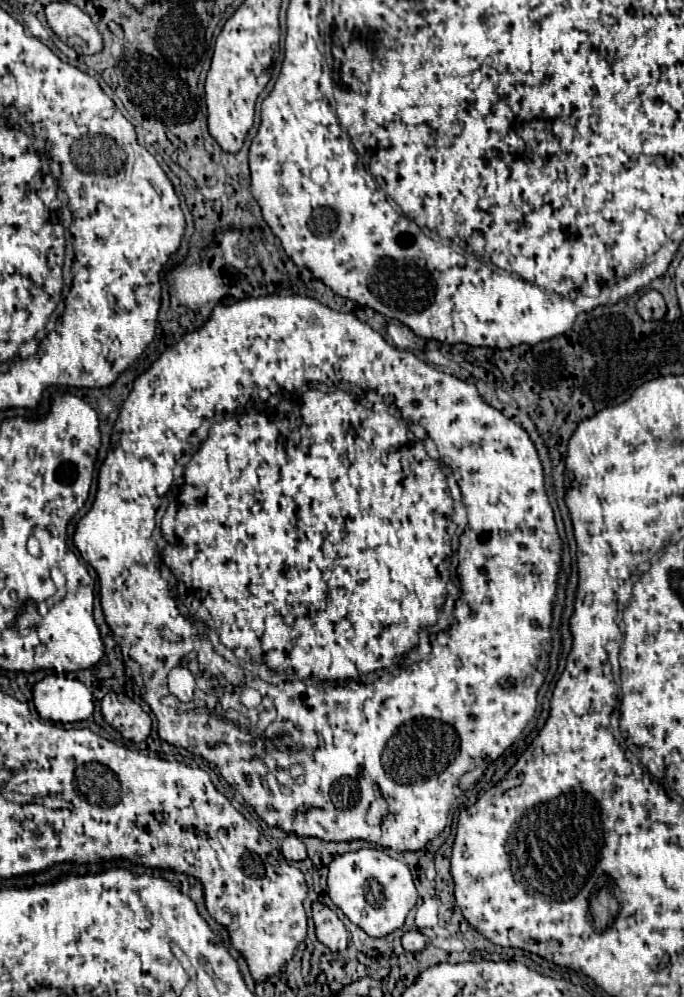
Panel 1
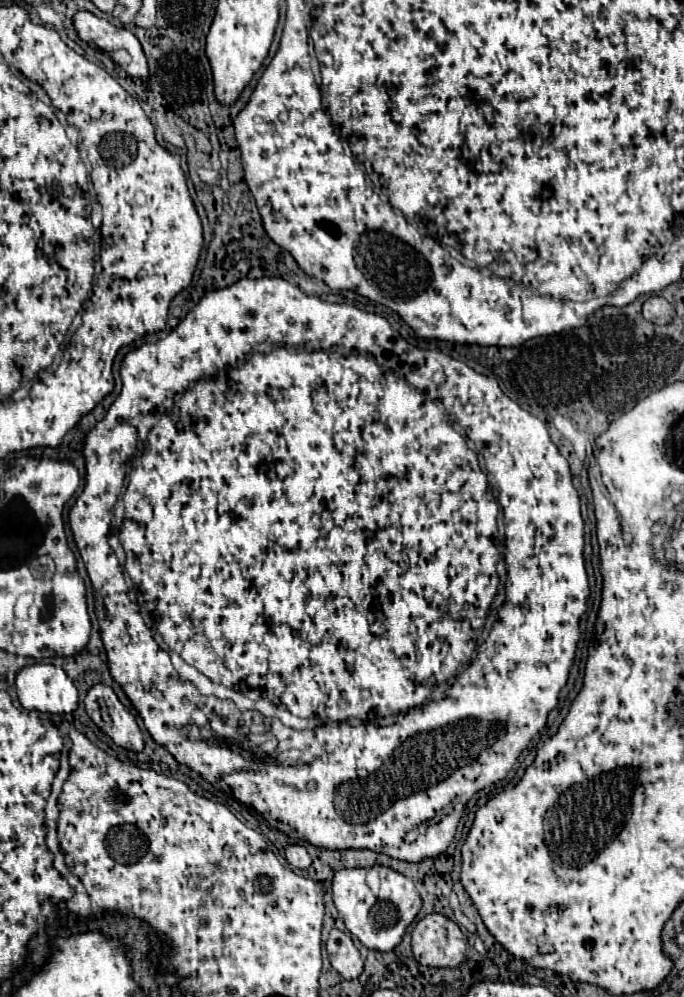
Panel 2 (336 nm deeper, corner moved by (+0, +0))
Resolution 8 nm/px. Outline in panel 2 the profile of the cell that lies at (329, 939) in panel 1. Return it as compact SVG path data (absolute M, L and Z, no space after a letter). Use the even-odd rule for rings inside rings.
M338 929L330 931L330 937L326 941L326 951L332 967L344 977L344 979L356 979L362 973L362 959L360 951L352 943L350 935Z

